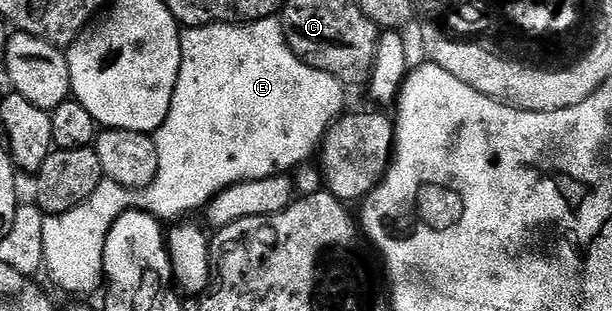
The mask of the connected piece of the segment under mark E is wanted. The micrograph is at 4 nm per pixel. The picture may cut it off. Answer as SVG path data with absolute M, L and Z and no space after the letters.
M279 17L263 18L261 22L250 22L247 24L213 24L188 28L183 31L180 47L182 48L182 64L178 72L176 90L173 93L169 114L166 116L165 122L154 133L160 163L158 164L157 175L154 176L153 182L144 189L132 189L116 183L114 179L105 177L104 181L98 184L98 188L94 188L94 192L85 202L70 208L70 212L50 214L45 217L44 227L42 228L43 265L46 267L46 272L48 270L49 276L52 277L53 284L61 286L68 294L92 294L99 286L101 289L105 285L104 245L106 244L110 228L114 224L114 220L118 220L118 216L122 216L128 210L144 210L161 220L180 218L183 214L188 214L191 210L198 209L199 206L200 209L207 207L208 203L228 186L233 186L239 182L249 182L250 180L262 180L275 174L288 174L292 172L295 166L302 165L315 150L317 153L321 149L324 135L327 134L333 122L345 113L344 93L346 93L346 87L344 83L340 81L335 73L309 64L289 48L288 38L284 34L284 27Z

